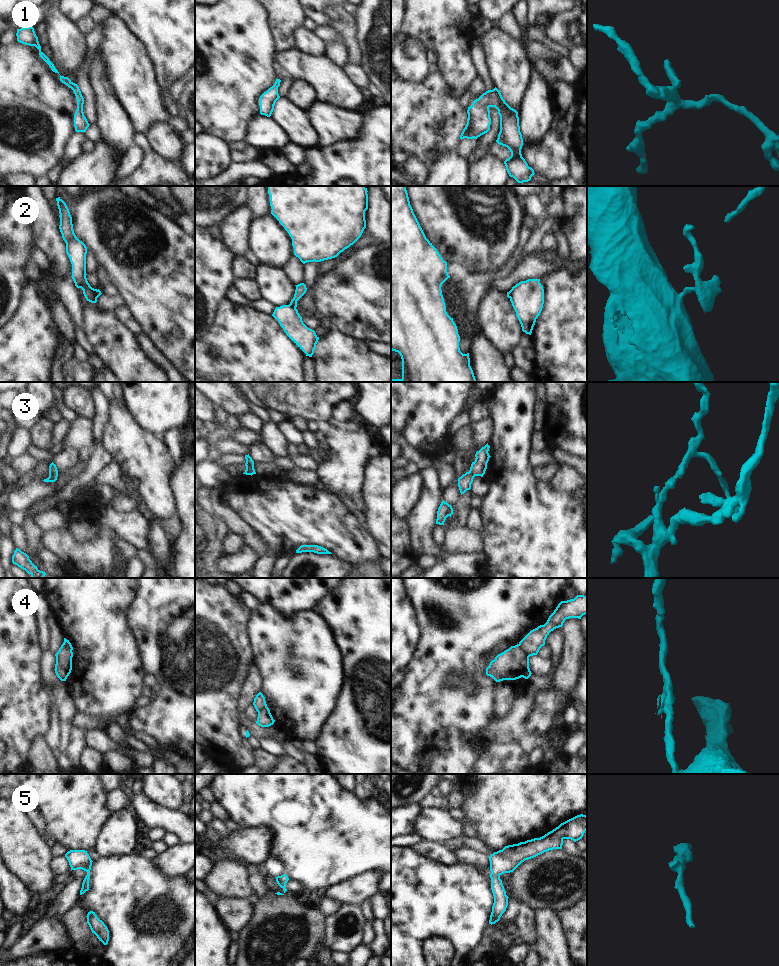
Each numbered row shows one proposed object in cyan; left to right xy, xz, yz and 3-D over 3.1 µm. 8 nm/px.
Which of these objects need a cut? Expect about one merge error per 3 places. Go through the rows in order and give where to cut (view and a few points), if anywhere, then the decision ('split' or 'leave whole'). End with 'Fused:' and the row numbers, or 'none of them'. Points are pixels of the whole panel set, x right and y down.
1: no cut | leave whole
2: xz (289, 304), (295, 307) | split
3: no cut | leave whole
4: yz (518, 644), (528, 657) | split
5: no cut | leave whole
Fused: 2, 4

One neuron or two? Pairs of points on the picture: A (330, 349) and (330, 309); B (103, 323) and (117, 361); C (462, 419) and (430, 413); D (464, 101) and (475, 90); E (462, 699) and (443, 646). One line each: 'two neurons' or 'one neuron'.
A: two neurons
B: one neuron
C: two neurons
D: one neuron
E: one neuron

